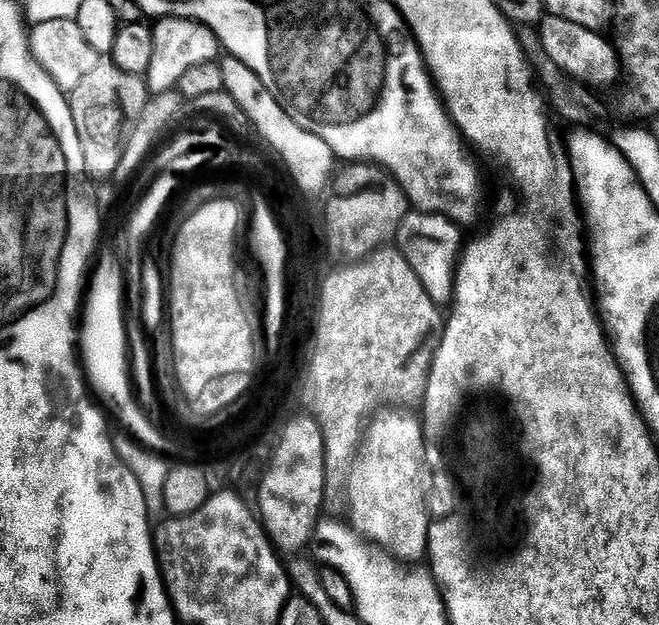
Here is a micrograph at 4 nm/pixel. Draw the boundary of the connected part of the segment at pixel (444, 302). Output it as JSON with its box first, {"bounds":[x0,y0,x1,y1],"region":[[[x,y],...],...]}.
{"bounds":[394,212,463,308],"region":[[[412,212],[403,218],[394,234],[399,251],[422,282],[423,289],[431,301],[441,308],[447,307],[454,298],[455,269],[463,245],[461,229],[452,221],[432,222],[441,216],[436,213]]]}

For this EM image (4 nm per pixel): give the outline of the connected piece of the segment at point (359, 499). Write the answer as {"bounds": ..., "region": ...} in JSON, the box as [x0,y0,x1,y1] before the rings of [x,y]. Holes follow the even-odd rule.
{"bounds":[348,416,429,553],"region":[[[392,416],[379,421],[384,430],[378,430],[375,426],[367,429],[363,437],[364,445],[360,448],[360,453],[356,456],[356,461],[352,464],[352,477],[348,480],[348,504],[352,507],[352,517],[350,523],[361,537],[367,538],[373,545],[384,550],[394,549],[397,553],[412,552],[415,548],[420,550],[428,547],[428,524],[429,510],[427,502],[424,500],[423,476],[426,469],[424,455],[423,426],[419,419],[404,416]],[[378,448],[380,452],[386,454],[384,458],[384,468],[380,468],[378,476]]]}

